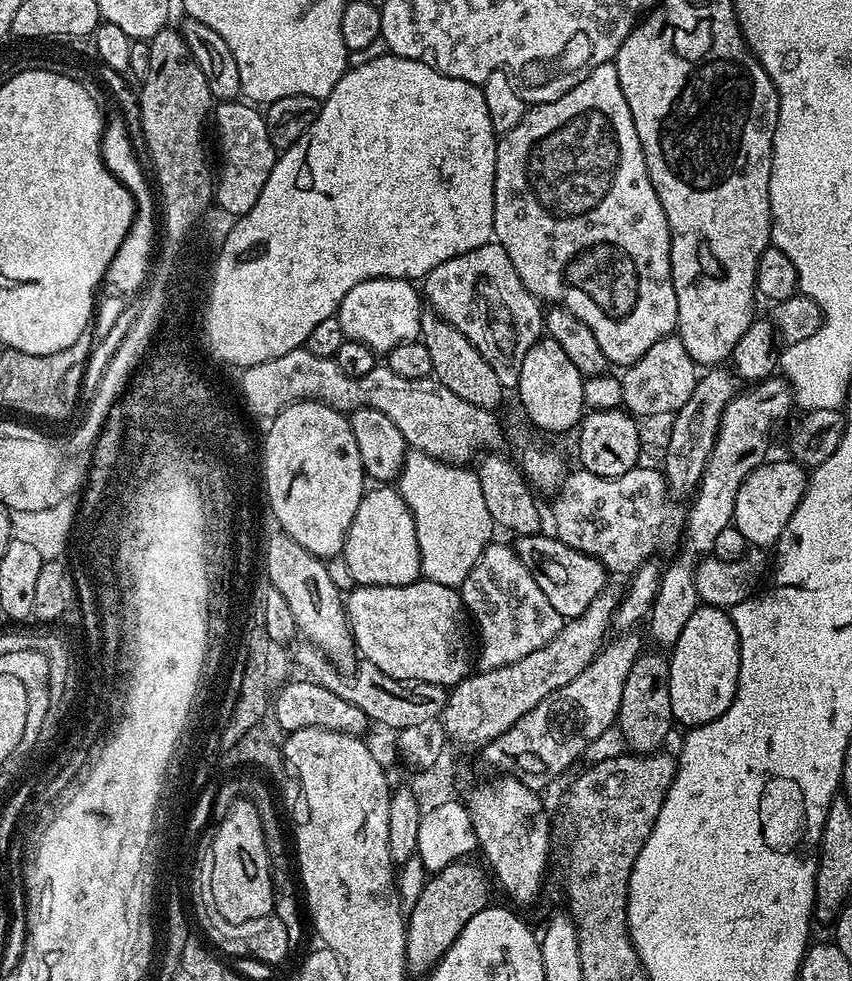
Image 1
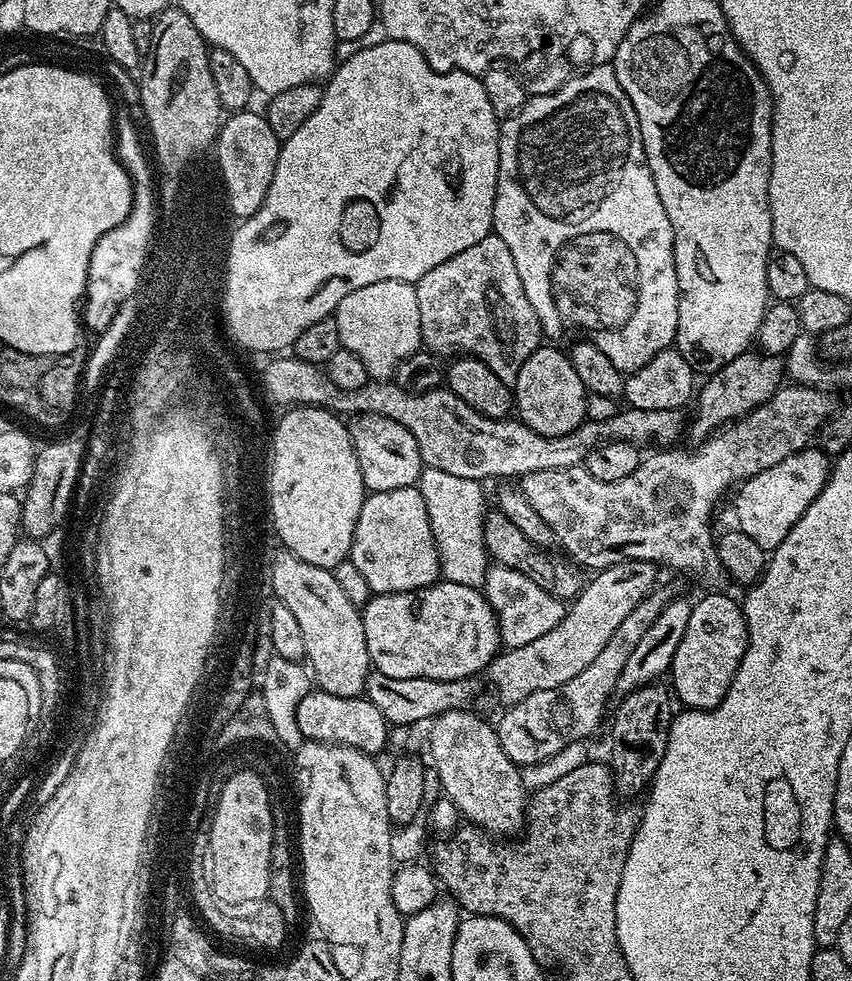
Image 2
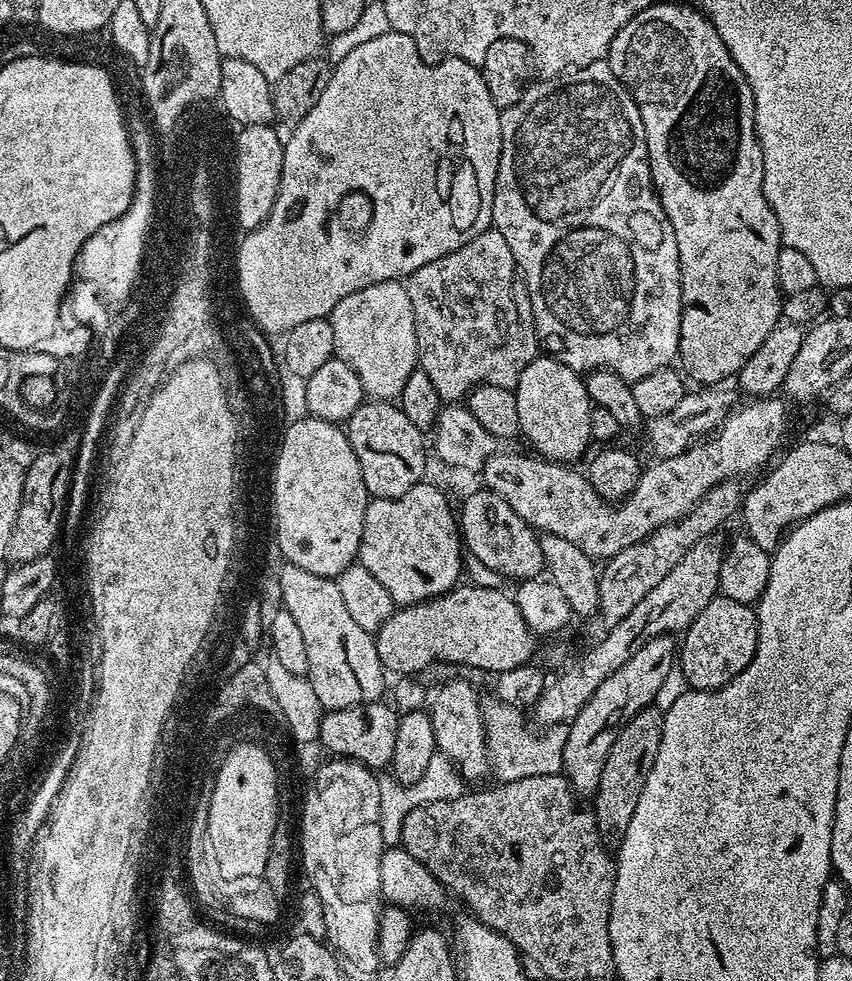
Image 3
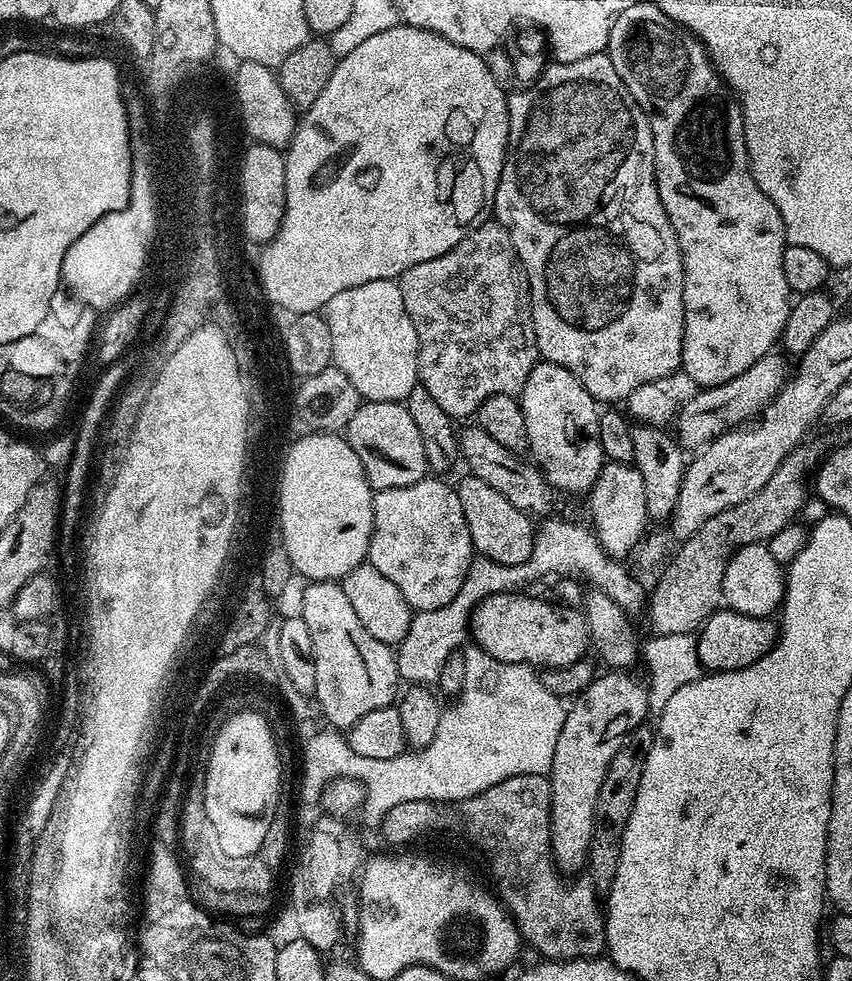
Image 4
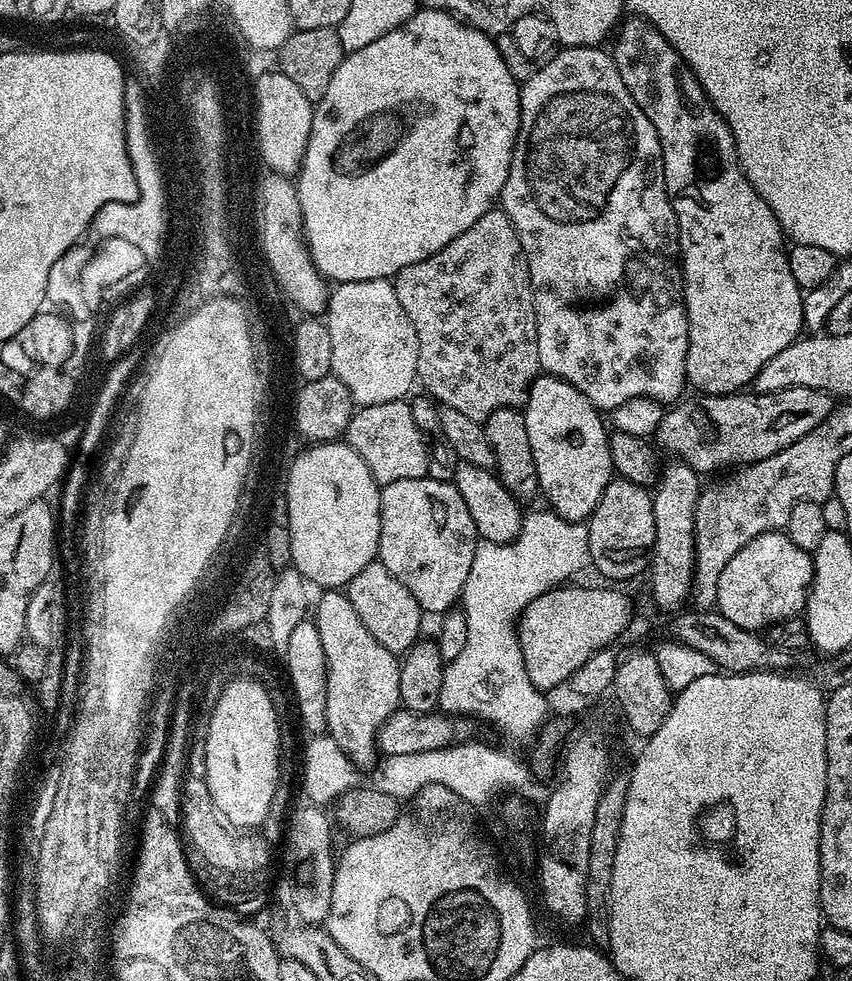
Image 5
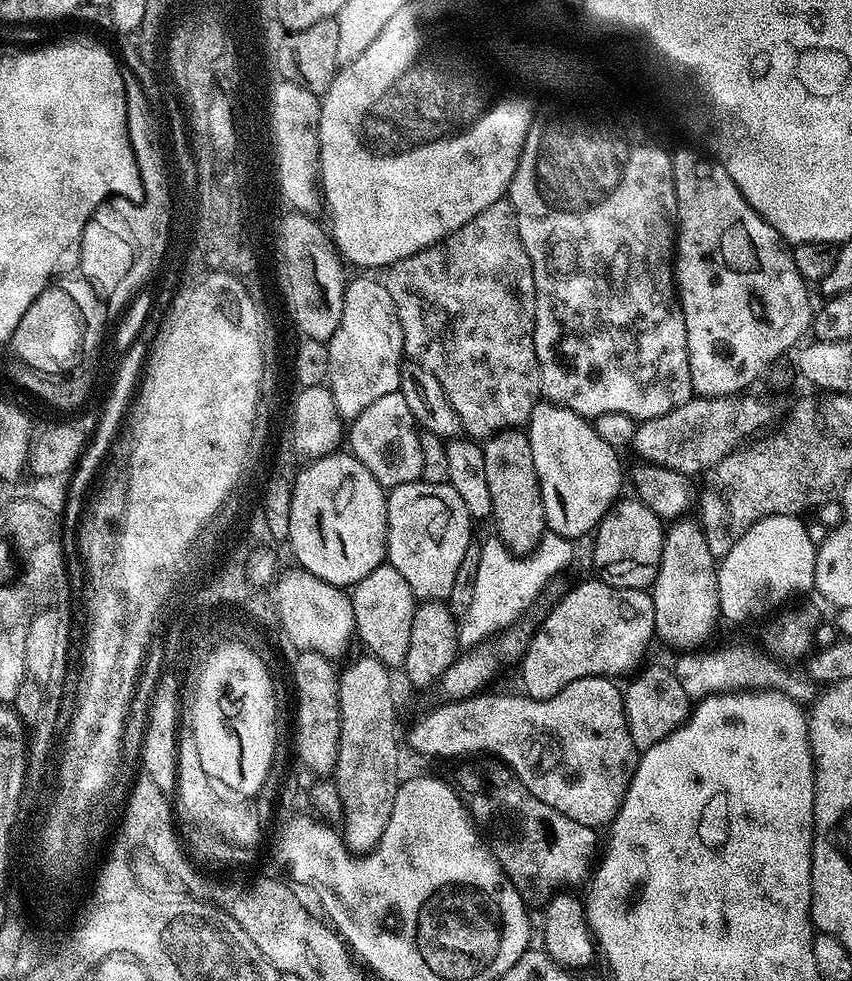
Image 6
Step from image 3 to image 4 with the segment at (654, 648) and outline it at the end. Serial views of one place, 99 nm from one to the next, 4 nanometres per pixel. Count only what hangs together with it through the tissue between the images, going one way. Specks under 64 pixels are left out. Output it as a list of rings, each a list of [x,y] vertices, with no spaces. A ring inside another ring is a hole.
[[[608,670],[605,676],[597,675],[590,686],[571,701],[564,714],[562,734],[558,734],[558,746],[554,746],[554,762],[550,773],[552,786],[552,860],[564,874],[576,874],[588,862],[590,830],[594,830],[594,806],[598,802],[598,790],[602,790],[602,778],[610,766],[610,758],[618,754],[622,742],[635,728],[645,723],[648,711],[648,690],[643,679],[635,680],[624,670]]]

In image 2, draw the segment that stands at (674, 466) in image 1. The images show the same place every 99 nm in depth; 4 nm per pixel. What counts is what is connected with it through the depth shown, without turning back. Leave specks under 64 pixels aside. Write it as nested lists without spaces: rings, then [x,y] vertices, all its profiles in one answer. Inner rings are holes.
[[[745,350],[741,356],[735,356],[729,364],[711,373],[701,388],[699,385],[698,395],[694,400],[696,413],[690,416],[690,423],[686,428],[686,436],[692,439],[693,445],[704,443],[721,426],[747,416],[760,404],[765,404],[781,388],[786,376],[785,361],[778,356],[752,351]]]

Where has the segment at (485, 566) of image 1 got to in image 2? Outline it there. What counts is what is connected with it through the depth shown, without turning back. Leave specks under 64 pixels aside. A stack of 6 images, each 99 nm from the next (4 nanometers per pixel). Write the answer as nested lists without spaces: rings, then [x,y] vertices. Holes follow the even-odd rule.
[[[493,563],[486,570],[482,591],[496,615],[500,627],[500,643],[505,649],[526,646],[526,642],[542,638],[546,630],[554,630],[554,626],[562,622],[566,611],[565,601],[561,597],[542,590],[542,586],[538,586],[538,582],[526,574],[518,574],[518,570],[510,570],[498,563]]]

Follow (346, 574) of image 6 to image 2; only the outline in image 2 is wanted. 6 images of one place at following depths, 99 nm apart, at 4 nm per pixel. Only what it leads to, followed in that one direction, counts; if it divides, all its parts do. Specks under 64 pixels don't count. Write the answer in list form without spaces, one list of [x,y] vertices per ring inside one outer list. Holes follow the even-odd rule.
[[[292,406],[287,409],[288,412],[276,424],[276,433],[270,437],[270,467],[266,472],[266,481],[270,484],[270,506],[273,510],[273,526],[275,528],[275,539],[287,551],[293,552],[298,558],[302,558],[302,562],[310,562],[310,566],[318,566],[334,570],[341,562],[349,559],[352,555],[352,543],[354,542],[354,526],[358,522],[358,514],[364,505],[366,489],[364,479],[362,478],[362,470],[358,466],[358,454],[352,445],[352,433],[349,425],[344,424],[339,415],[335,412],[328,411],[327,408],[314,408],[311,406]]]

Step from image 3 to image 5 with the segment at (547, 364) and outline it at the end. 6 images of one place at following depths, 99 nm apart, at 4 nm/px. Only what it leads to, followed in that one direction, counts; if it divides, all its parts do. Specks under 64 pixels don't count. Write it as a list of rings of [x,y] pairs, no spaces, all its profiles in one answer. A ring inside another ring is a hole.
[[[541,374],[530,386],[528,401],[522,405],[522,411],[526,422],[526,438],[530,438],[530,450],[534,450],[534,466],[538,470],[540,492],[548,499],[547,507],[567,520],[587,521],[600,504],[602,490],[606,490],[608,483],[614,479],[608,445],[610,432],[605,417],[604,420],[600,417],[603,416],[601,409],[592,405],[582,390],[574,390],[574,386],[562,378]]]

